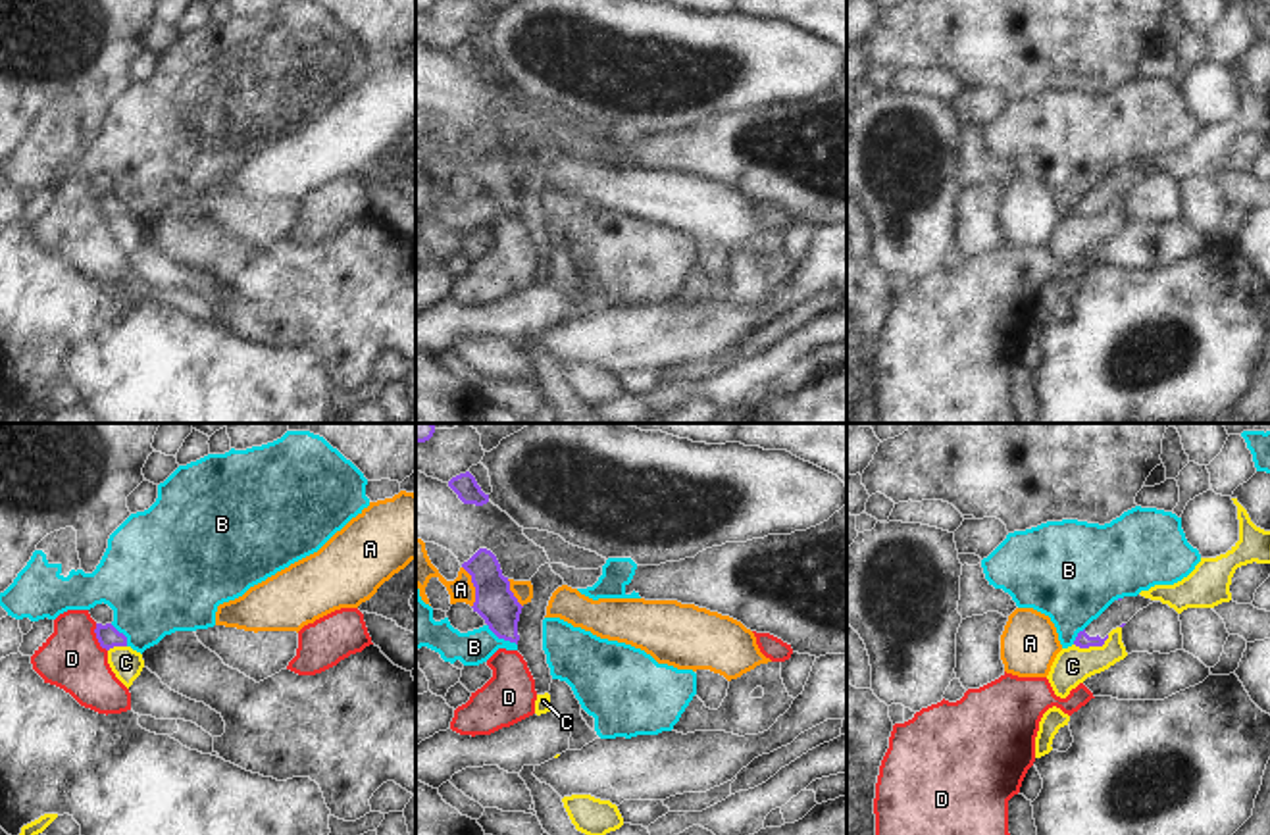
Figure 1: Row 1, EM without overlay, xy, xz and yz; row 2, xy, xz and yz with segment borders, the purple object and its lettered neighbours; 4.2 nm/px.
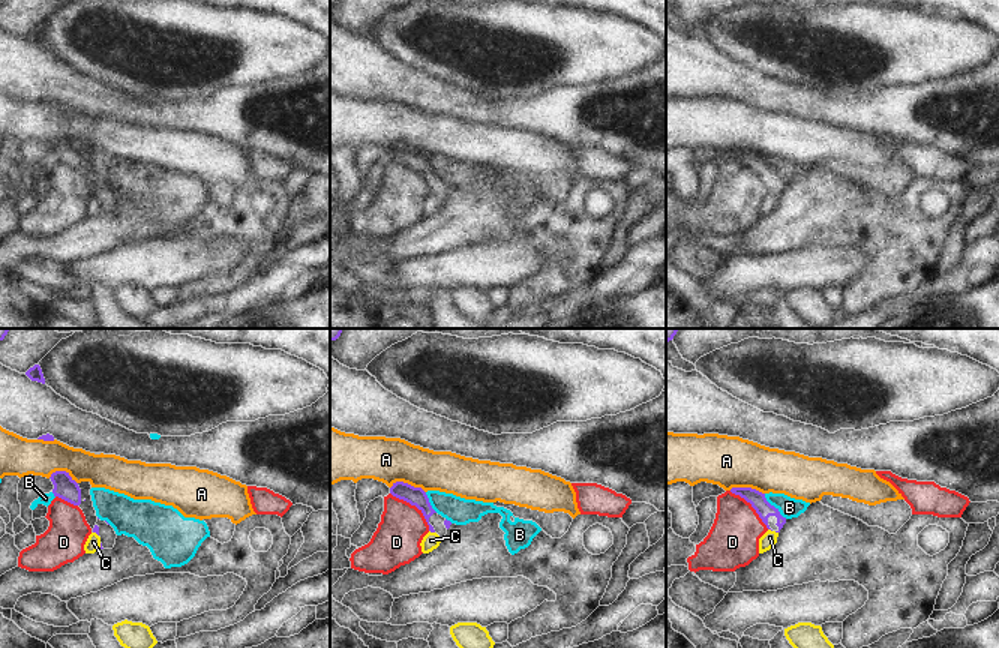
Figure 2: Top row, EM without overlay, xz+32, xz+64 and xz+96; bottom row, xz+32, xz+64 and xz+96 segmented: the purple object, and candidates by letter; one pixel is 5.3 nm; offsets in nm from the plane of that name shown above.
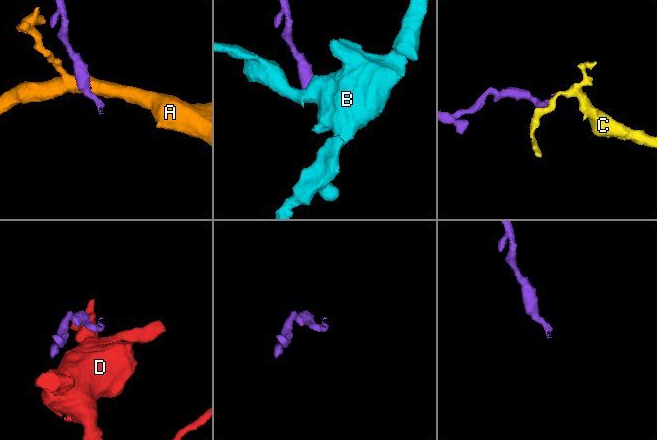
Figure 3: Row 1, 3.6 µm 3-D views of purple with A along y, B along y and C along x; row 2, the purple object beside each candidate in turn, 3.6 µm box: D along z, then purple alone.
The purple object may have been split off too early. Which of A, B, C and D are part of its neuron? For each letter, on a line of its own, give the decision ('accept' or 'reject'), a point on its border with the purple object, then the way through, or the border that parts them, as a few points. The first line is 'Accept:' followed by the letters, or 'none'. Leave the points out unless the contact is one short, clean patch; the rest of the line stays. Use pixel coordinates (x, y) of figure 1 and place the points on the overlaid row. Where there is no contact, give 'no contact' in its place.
Accept: none
A: reject; meets purple in xz at (474, 585); border along xz (462, 566), (474, 587), (472, 607)
B: reject; meets purple in xz at (501, 637); border along xz (487, 624), (499, 637), (516, 645)
C: reject; meets purple in yz at (1092, 645); border along yz (1109, 635), (1101, 645), (1074, 645)
D: reject; meets purple in xy at (97, 637); border along xy (95, 624), (95, 635), (106, 651)

